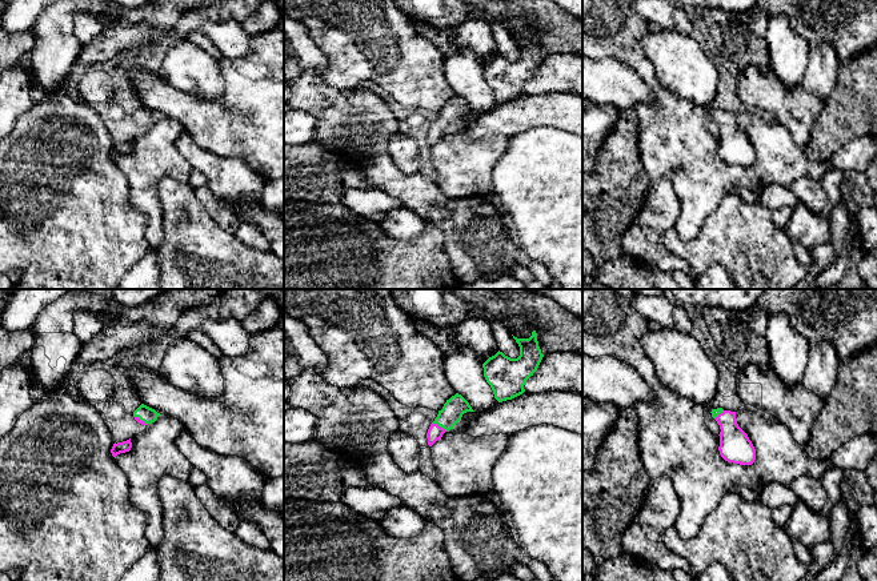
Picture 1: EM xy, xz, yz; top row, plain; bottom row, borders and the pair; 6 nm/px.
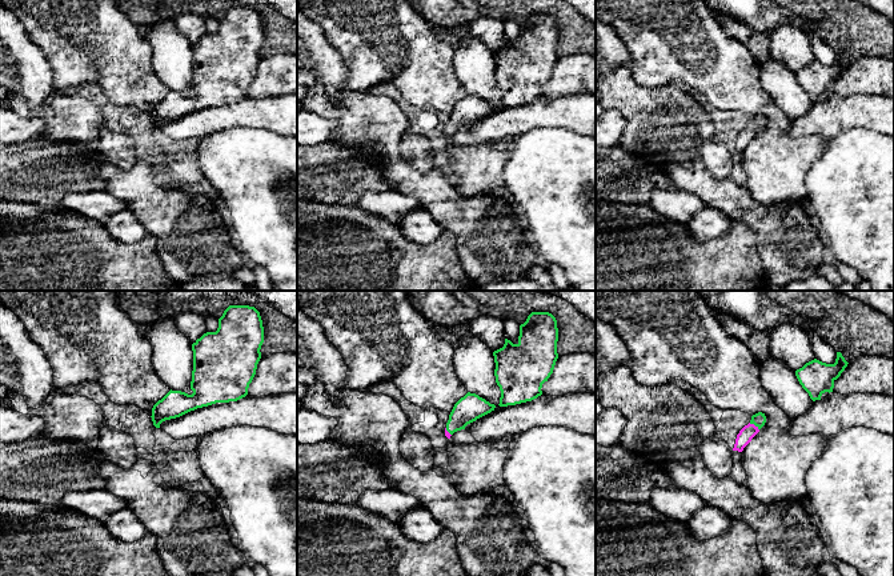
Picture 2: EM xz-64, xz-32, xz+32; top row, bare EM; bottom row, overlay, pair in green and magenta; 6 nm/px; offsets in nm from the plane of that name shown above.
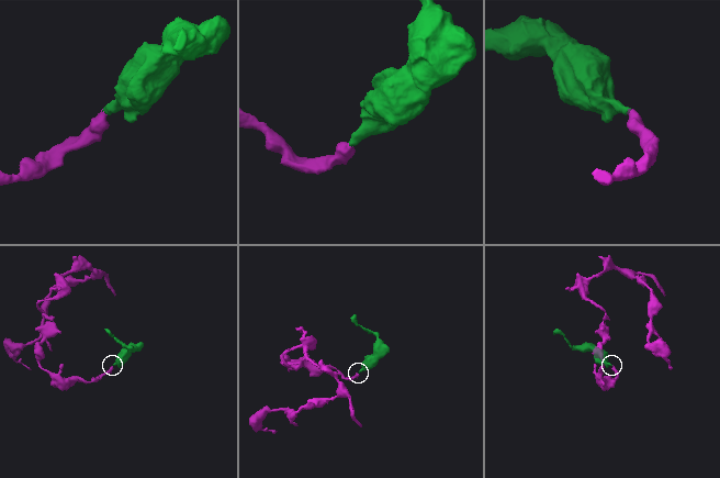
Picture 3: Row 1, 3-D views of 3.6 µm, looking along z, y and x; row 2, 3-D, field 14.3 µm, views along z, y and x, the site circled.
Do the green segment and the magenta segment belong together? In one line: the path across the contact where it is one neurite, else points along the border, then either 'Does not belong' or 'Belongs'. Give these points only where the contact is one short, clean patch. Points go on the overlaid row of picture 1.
Path across: xz (453, 409), (439, 425), (435, 432). Belongs

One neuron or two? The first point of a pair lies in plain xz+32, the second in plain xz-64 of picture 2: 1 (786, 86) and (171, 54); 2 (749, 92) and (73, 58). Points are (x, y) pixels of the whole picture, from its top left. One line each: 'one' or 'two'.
1: one
2: one

